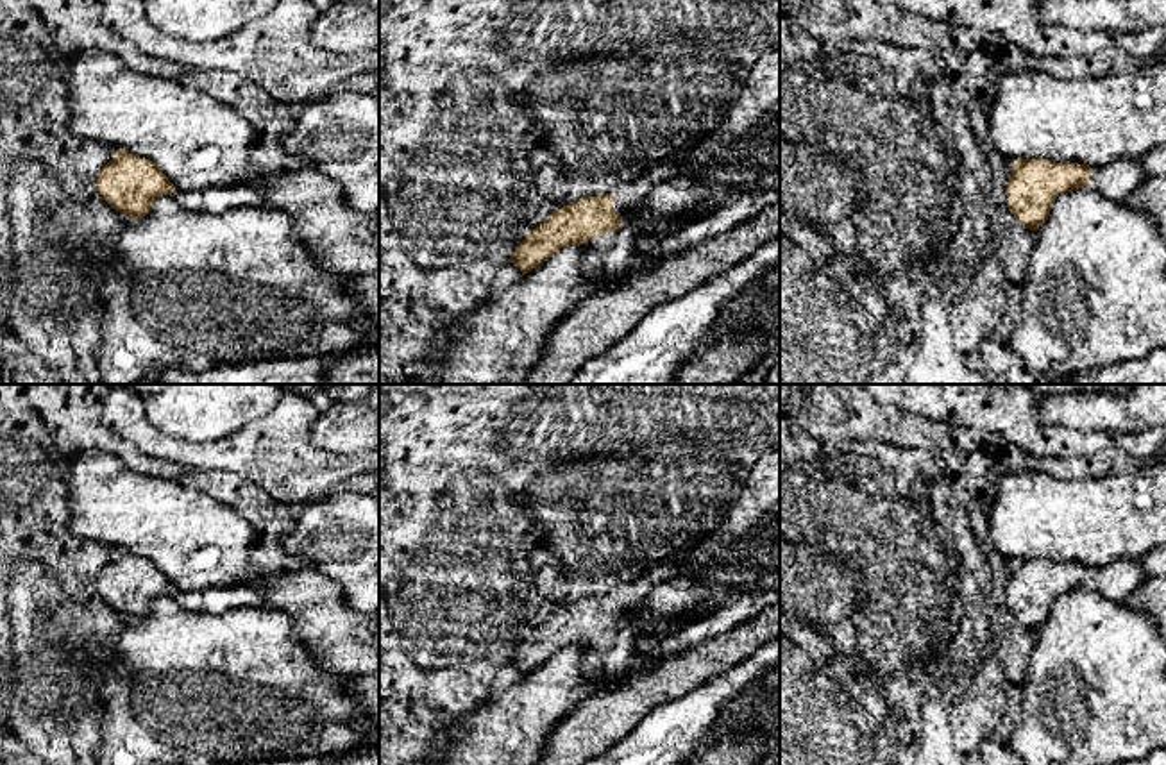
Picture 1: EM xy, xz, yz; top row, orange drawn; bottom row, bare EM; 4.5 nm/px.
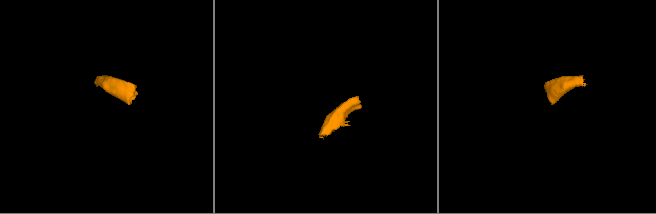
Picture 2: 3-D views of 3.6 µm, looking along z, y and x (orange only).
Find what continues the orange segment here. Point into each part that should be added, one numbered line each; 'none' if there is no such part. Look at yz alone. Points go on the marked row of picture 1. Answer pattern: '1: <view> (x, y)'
1: yz (1118, 179)

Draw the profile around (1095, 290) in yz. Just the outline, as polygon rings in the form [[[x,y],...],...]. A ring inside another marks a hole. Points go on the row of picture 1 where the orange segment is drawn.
[[[1091,186],[1078,188],[1059,195],[1052,202],[1048,220],[1037,229],[1035,245],[1028,257],[1028,268],[1021,291],[1021,320],[1010,331],[1012,350],[1037,374],[1057,381],[1073,374],[1100,370],[1107,365],[1145,357],[1155,349],[1166,349],[1166,241],[1152,223],[1152,220],[1139,211],[1134,211],[1121,202],[1109,200],[1103,193]]]

